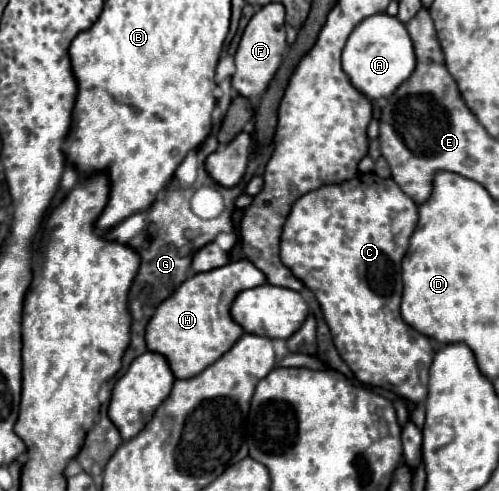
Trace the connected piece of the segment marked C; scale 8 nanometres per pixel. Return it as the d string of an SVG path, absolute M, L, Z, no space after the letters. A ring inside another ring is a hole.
M374 172L370 174L358 174L356 178L348 180L348 182L342 182L342 184L324 184L304 196L300 196L294 204L292 204L292 210L286 218L286 224L284 224L284 232L282 232L282 242L280 242L280 260L284 262L284 266L288 266L294 276L298 280L302 280L306 284L306 288L310 288L318 302L320 302L320 308L322 308L322 314L324 314L324 320L332 332L332 338L334 338L334 346L336 350L340 352L342 360L350 366L350 370L354 372L354 376L364 382L364 384L372 384L372 386L380 386L380 388L386 388L386 390L392 390L404 398L408 398L410 402L418 404L418 402L424 402L426 400L426 394L428 394L428 370L430 370L430 364L432 364L432 358L434 358L434 348L430 344L430 338L420 334L418 330L414 330L412 326L408 326L402 316L400 316L400 296L402 296L402 278L400 278L400 262L408 250L408 240L416 228L416 222L418 222L418 206L416 202L406 196L400 186L392 180L392 178L380 178L376 176Z

